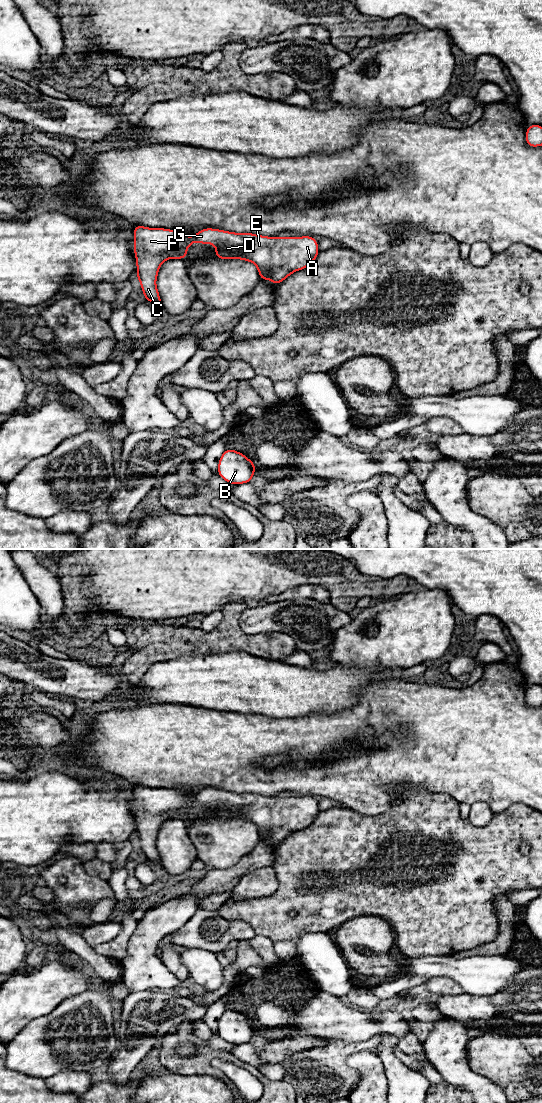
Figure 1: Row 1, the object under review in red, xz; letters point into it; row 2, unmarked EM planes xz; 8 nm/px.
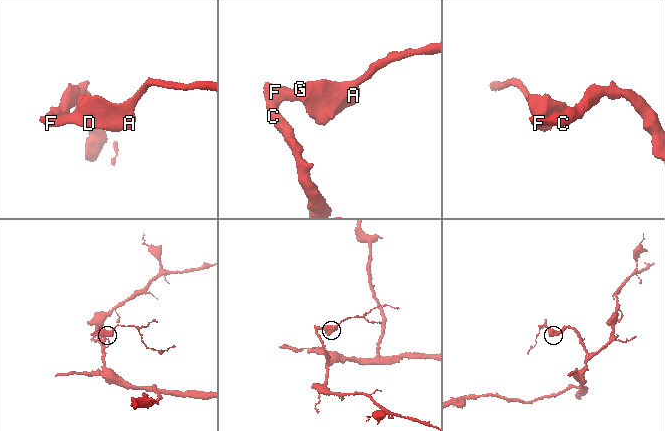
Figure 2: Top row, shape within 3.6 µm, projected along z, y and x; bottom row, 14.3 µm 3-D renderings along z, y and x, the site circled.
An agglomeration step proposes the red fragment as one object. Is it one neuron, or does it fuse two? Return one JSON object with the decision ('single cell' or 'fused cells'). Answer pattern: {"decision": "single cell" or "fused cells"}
{"decision": "single cell"}

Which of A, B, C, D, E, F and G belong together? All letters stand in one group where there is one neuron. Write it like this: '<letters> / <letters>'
A B C D E F G

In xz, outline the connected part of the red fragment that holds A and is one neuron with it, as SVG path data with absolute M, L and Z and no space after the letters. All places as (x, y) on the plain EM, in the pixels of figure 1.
M134 787L136 837L144 859L161 865L156 838L161 824L171 818L185 819L192 802L215 804L218 819L241 819L254 823L260 841L269 839L279 845L295 831L309 827L319 811L312 796L265 797L253 793L233 793L205 788L194 796L186 796L171 789Z

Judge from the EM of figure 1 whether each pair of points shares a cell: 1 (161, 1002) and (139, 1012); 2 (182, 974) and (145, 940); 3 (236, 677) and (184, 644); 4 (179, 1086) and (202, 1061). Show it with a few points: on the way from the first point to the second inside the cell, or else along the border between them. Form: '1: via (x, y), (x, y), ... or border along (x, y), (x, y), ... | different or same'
1: via (156, 1006), (144, 1007) | same
2: border along (159, 958), (175, 976) | different
3: border along (224, 652), (216, 654), (183, 654), (178, 657) | different
4: border along (193, 1073), (214, 1076), (216, 1078) | different

